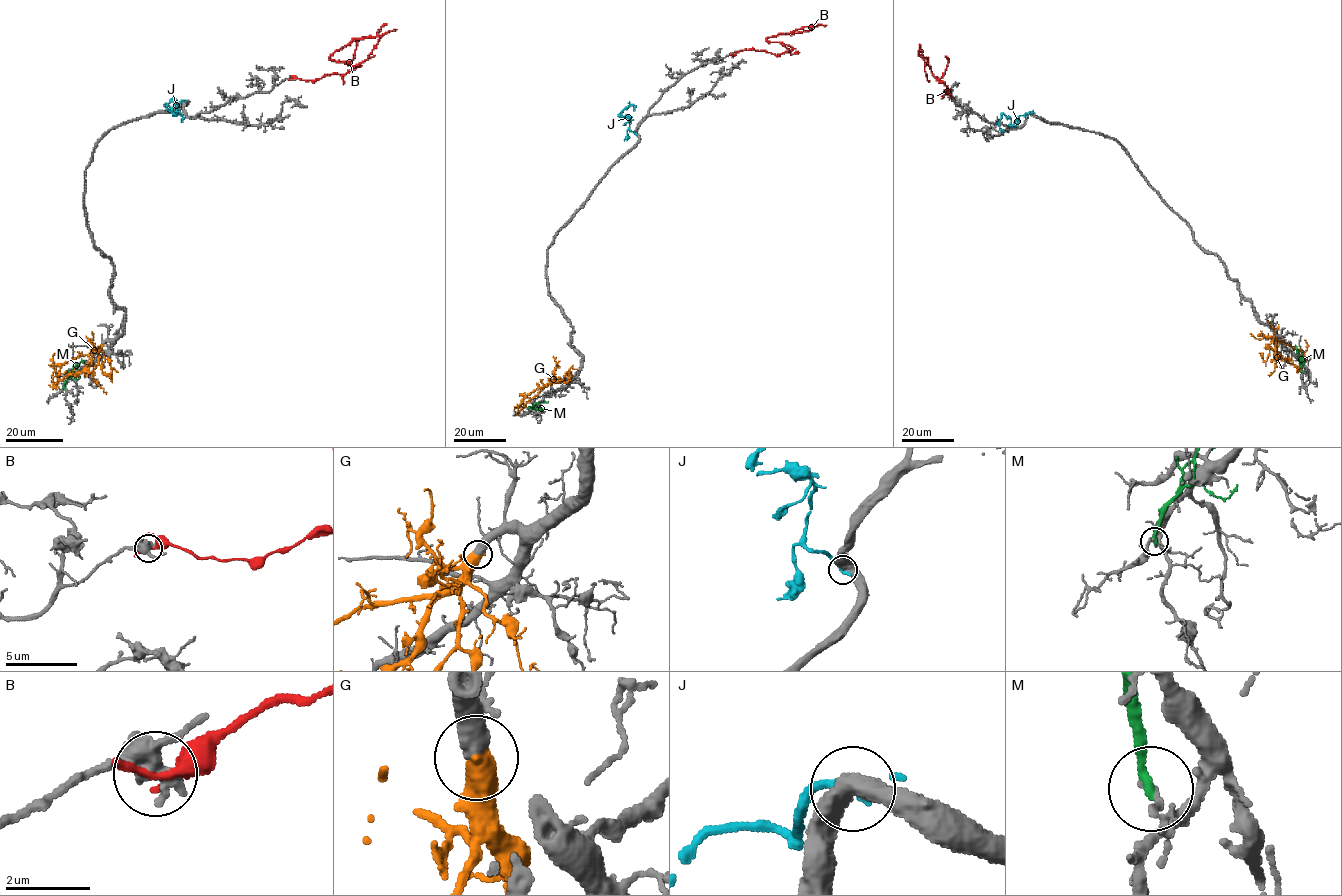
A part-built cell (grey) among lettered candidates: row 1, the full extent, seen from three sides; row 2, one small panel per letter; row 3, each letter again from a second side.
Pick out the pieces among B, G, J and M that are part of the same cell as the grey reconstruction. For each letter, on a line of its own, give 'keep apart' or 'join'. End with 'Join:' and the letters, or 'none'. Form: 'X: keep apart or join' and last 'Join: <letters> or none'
B: keep apart
G: join
J: keep apart
M: keep apart
Join: G

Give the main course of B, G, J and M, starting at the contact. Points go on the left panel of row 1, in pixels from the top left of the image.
B: (291, 78), (308, 81), (344, 74), (357, 66), (330, 57), (356, 39), (377, 36), (371, 53), (356, 65)
G: (102, 345), (95, 352), (57, 365), (55, 369), (52, 365), (55, 352)
J: (184, 100), (176, 103), (177, 114), (165, 106), (173, 102), (183, 118), (181, 122)
M: (64, 388), (72, 370), (82, 360), (85, 363)

